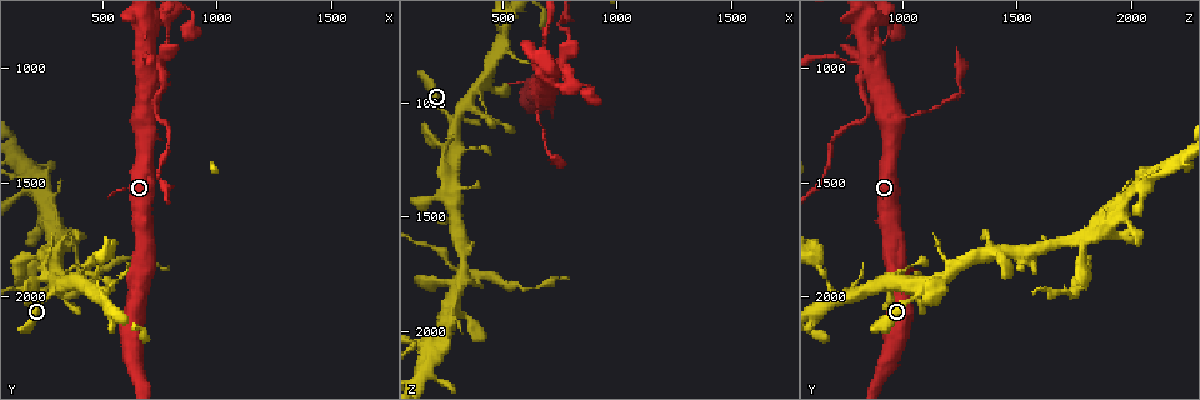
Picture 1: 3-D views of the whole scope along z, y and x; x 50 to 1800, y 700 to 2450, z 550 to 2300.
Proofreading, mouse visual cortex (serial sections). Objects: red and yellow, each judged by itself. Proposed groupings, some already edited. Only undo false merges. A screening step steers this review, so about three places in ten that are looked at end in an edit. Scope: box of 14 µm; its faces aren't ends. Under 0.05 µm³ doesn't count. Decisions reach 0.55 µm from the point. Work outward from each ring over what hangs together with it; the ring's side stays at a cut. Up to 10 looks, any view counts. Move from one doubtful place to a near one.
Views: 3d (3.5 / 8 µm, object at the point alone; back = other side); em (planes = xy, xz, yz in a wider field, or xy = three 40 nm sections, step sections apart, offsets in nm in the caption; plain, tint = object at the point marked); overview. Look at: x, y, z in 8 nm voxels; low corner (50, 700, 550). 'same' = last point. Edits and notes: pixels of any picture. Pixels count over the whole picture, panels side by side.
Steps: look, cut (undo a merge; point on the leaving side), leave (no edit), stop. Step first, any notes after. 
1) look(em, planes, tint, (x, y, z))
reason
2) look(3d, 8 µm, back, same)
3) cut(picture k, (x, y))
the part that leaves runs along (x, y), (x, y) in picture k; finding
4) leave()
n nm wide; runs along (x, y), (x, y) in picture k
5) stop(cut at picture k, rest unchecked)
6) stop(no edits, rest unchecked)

look(3d, 8 µm, back, (300, 1960, 1070))
branch point

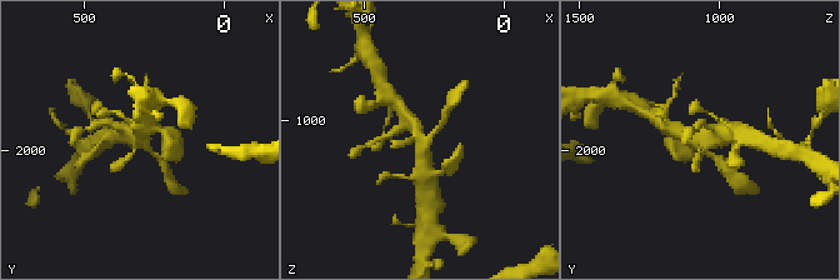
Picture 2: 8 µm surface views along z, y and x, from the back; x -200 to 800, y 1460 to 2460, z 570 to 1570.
look(3d, 3.5 µm, (290, 1980, 1070))
closer look

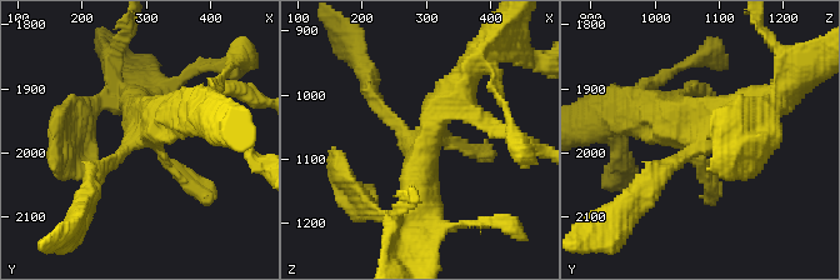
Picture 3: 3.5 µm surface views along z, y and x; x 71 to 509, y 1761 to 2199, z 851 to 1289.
look(em, xy, step 2, tint, (285, 1975, 1075))
need the tissue

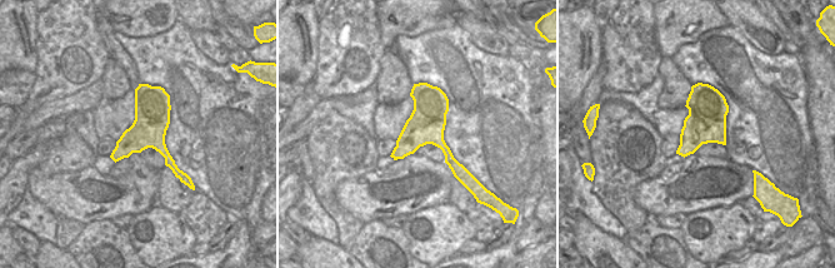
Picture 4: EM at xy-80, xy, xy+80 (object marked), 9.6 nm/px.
leave()
runs along (653, 183), (736, 109), (775, 98) in picture 3; one cell here

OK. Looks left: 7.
look(3d, 3.5 µm, (310, 1750, 1760))
sharp bend

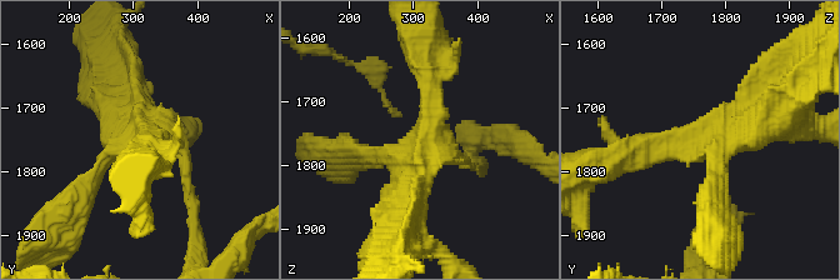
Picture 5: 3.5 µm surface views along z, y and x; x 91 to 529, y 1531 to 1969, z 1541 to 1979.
look(em, xy, step 2, tint, (325, 1745, 1770))
4 arms; arms of 150, 200, 300, 500 nm

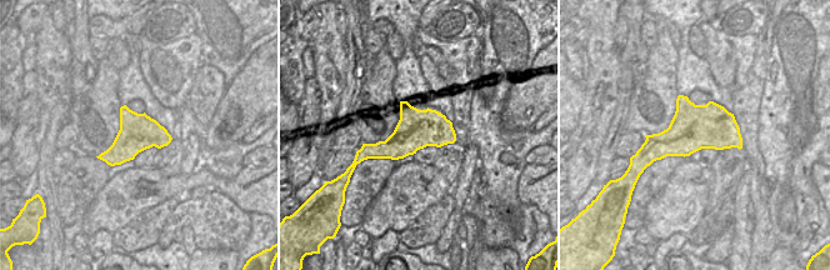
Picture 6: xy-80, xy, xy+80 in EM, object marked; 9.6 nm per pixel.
look(em, planes, tint, same)
cut it another way

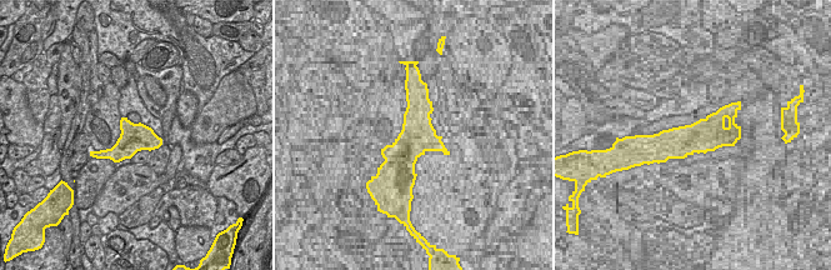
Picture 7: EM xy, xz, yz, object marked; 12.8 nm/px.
leave()
runs along (630, 156), (775, 115) in picture 5; all the same cell

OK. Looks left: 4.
look(3d, 3.5 µm, (400, 1980, 1760))
arms part here

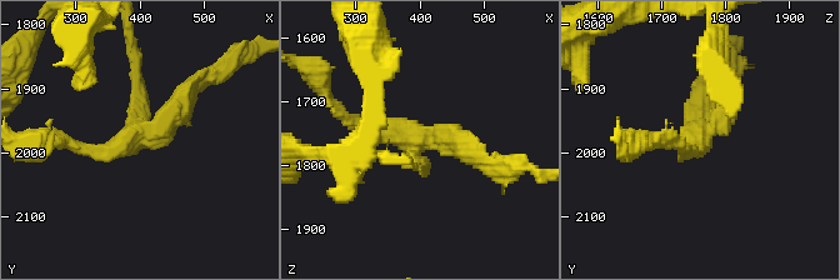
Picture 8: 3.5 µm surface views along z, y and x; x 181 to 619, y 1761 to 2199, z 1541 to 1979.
look(em, xy, step 2, tint, (395, 1965, 1765))
3 arms; arms of 100, 200, 300 nm

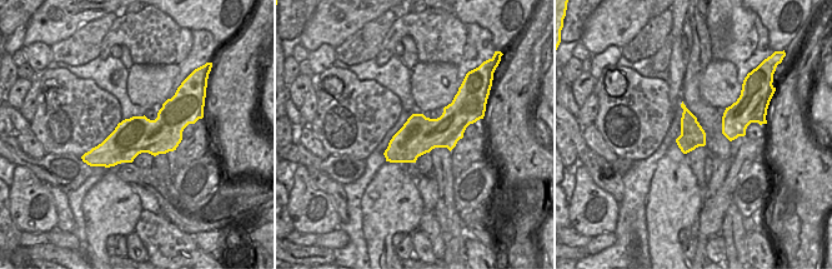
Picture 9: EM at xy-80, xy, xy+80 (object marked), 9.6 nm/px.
cut(picture 8, (105, 150))
two cells meet here

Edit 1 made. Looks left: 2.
stop(cut at picture 8, rest unchecked)

